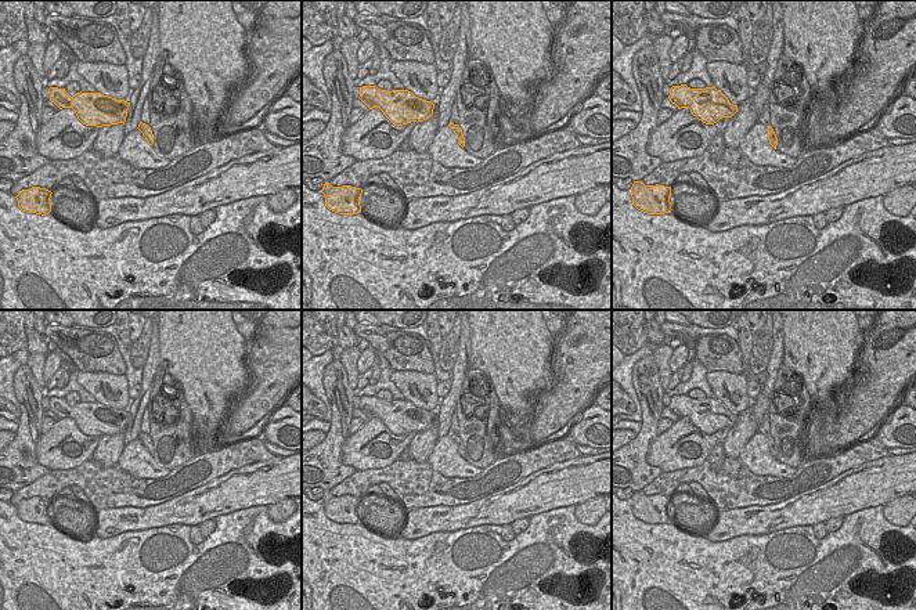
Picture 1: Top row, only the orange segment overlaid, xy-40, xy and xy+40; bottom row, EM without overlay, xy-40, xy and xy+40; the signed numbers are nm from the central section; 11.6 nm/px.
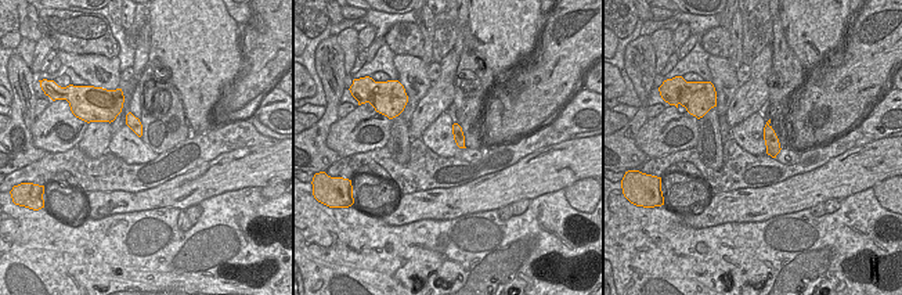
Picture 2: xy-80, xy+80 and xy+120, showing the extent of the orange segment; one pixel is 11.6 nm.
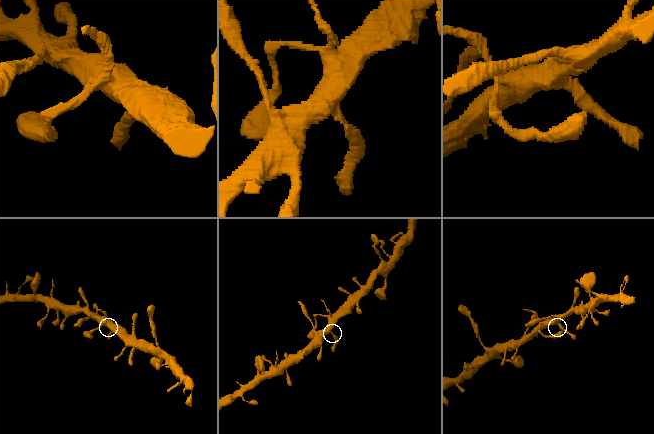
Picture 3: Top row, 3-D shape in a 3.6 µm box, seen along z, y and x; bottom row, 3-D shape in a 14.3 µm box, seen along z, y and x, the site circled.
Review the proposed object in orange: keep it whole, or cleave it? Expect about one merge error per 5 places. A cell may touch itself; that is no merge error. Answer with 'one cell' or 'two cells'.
one cell

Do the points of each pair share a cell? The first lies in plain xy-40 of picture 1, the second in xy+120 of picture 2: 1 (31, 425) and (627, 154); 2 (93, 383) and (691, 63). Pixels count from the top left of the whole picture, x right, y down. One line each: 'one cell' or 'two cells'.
1: one cell
2: two cells

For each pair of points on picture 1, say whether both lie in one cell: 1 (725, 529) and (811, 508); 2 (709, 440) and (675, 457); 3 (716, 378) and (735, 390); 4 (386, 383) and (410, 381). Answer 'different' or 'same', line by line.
1: same
2: same
3: same
4: different

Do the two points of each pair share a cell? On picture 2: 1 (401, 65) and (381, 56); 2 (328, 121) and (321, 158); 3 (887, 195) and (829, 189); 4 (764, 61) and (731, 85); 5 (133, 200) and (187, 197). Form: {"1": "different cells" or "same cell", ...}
{"1": "different cells", "2": "same cell", "3": "different cells", "4": "different cells", "5": "same cell"}

